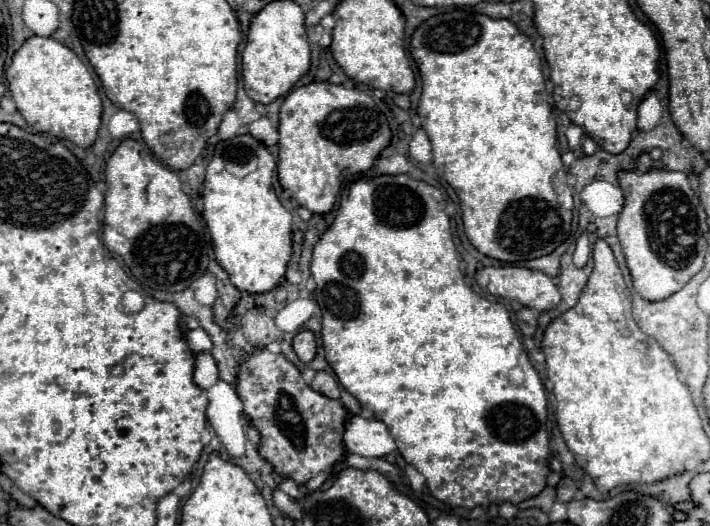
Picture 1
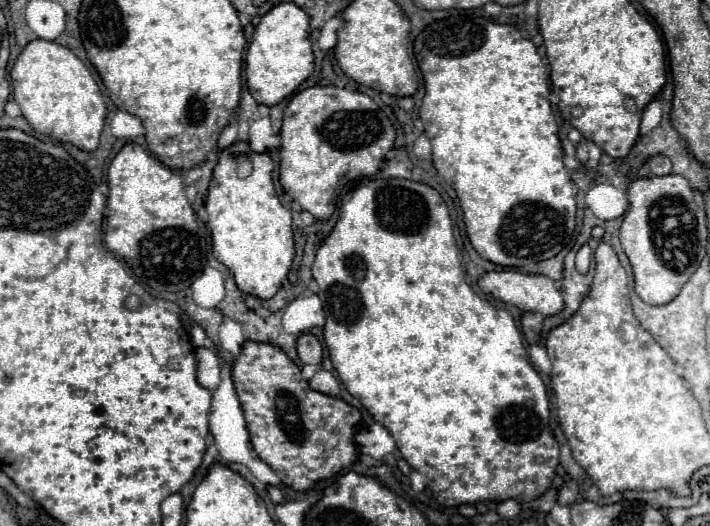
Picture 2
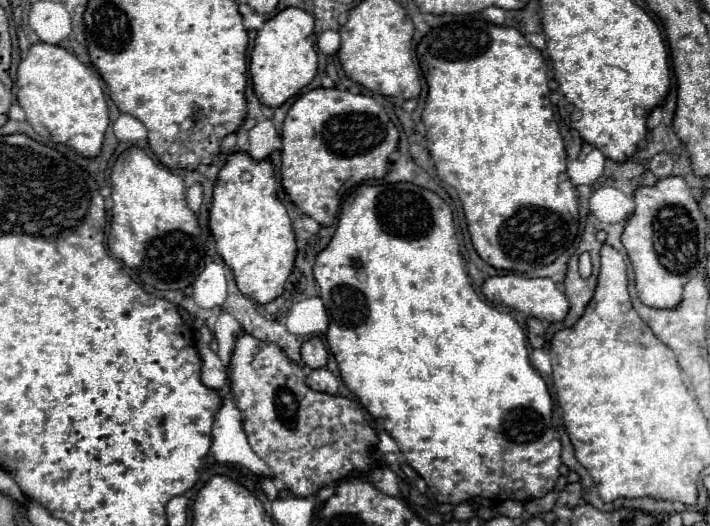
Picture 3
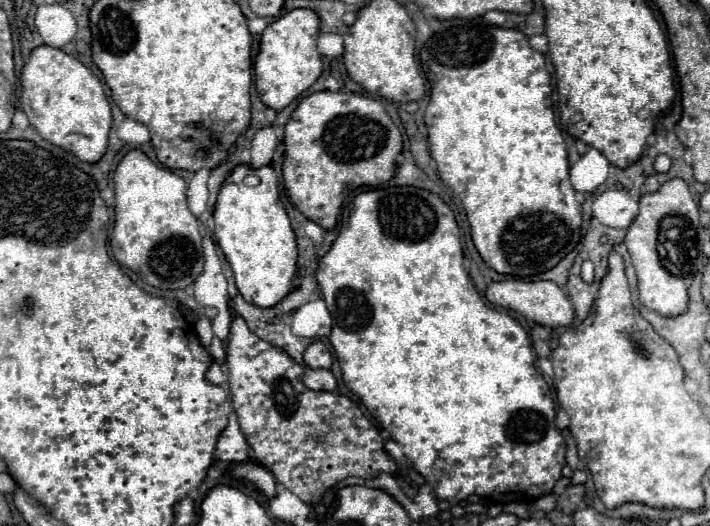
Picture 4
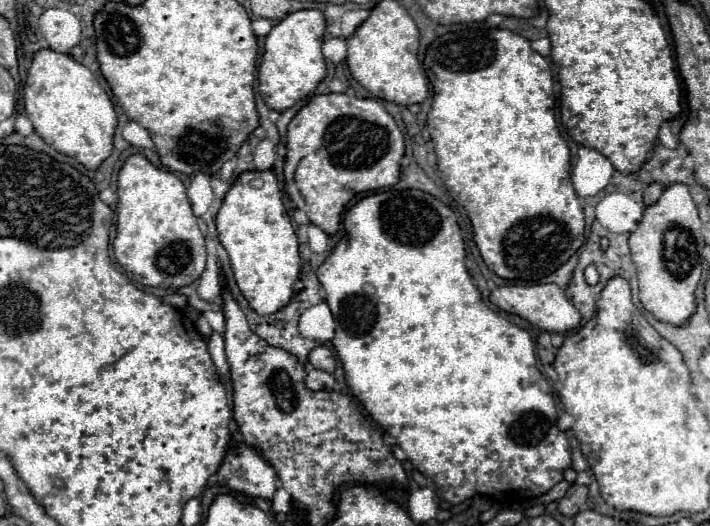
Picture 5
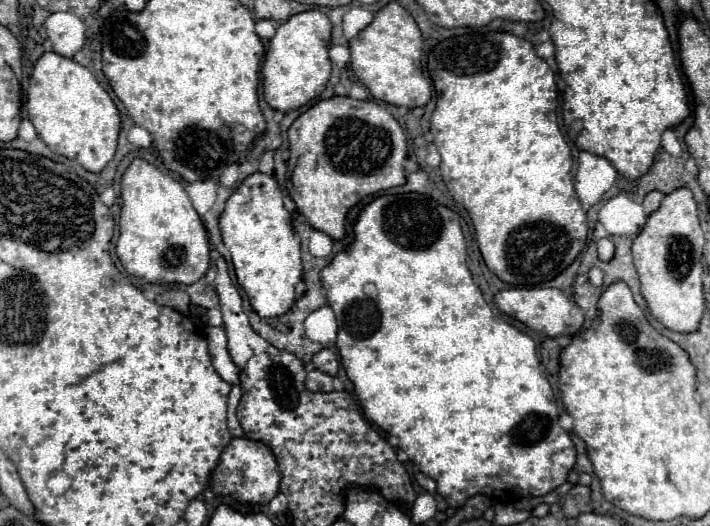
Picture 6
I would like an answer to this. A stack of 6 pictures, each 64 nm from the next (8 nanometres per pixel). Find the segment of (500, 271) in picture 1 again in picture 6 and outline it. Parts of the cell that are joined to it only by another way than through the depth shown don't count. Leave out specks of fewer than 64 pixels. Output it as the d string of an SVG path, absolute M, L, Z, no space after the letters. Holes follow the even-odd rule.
M539 287L536 288L508 288L500 290L494 296L494 304L500 308L500 312L524 322L536 332L542 332L544 336L556 338L556 336L568 336L580 332L584 324L584 314L580 308L576 308L574 300L566 298L562 290L558 288Z

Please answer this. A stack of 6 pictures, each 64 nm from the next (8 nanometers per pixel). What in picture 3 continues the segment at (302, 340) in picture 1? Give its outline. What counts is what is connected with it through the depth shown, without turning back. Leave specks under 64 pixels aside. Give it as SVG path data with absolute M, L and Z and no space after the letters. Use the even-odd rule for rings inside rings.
M312 336L310 340L306 340L306 342L302 344L300 354L302 354L304 364L310 366L310 368L324 368L324 366L326 366L326 356L328 356L328 354L326 354L326 348L324 348L324 344L320 342L318 336Z

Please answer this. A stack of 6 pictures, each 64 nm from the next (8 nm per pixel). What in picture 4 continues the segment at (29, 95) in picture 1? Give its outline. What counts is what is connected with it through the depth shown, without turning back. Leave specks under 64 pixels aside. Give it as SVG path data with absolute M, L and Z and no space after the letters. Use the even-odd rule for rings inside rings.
M38 46L32 50L20 74L22 96L20 104L28 116L30 126L50 144L72 152L82 162L98 162L108 144L112 112L100 80L78 62L74 56L52 46Z

